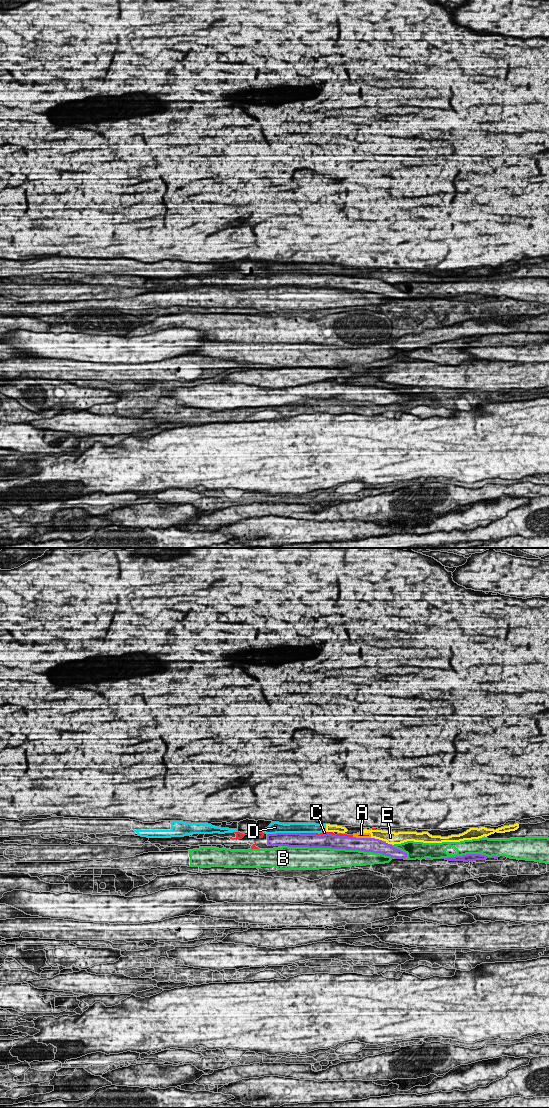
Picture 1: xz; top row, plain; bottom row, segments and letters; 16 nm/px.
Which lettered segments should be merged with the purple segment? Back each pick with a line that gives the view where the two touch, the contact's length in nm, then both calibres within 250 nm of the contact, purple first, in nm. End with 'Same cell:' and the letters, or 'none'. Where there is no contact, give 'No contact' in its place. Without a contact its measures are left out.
Same cell: none

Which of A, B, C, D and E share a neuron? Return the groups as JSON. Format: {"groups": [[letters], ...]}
{"groups": [["A", "C", "D", "E"], ["B"]]}

